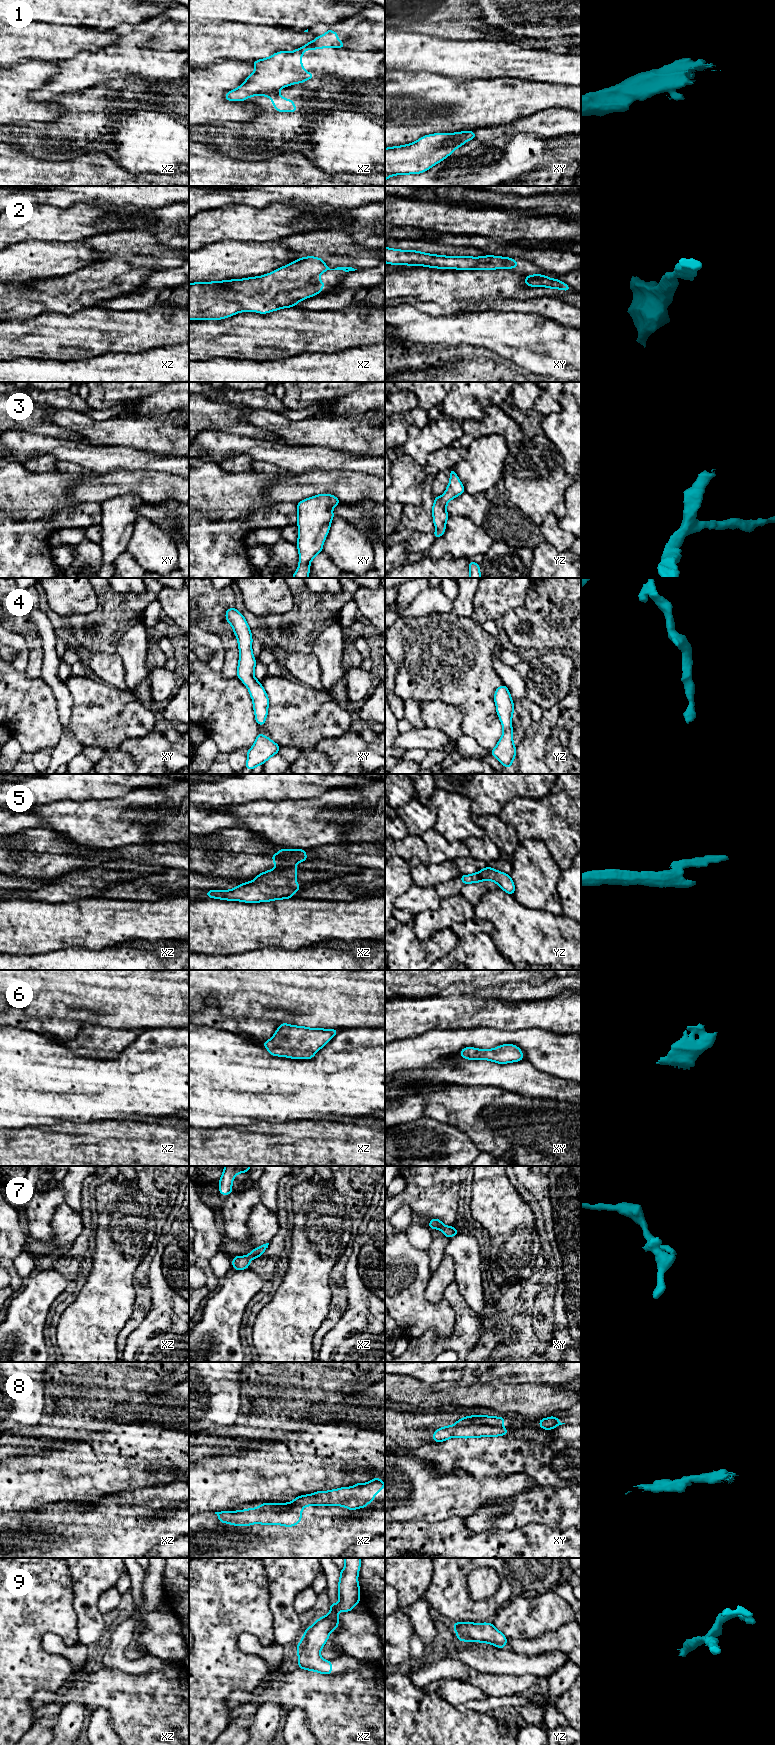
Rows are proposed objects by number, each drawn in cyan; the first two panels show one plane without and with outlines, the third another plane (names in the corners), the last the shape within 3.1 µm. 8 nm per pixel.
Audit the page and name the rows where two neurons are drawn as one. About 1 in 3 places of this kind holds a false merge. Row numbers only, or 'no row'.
1, 5, 8

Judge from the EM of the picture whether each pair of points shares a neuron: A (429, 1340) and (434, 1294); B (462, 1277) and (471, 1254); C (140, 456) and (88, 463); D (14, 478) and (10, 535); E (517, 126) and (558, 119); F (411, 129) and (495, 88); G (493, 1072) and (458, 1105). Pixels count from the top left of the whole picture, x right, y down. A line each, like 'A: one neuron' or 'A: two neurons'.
A: two neurons
B: one neuron
C: one neuron
D: two neurons
E: one neuron
F: one neuron
G: two neurons

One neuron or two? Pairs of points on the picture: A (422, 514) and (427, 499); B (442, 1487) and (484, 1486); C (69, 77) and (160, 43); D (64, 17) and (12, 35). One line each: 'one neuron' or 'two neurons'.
A: one neuron
B: one neuron
C: two neurons
D: two neurons

